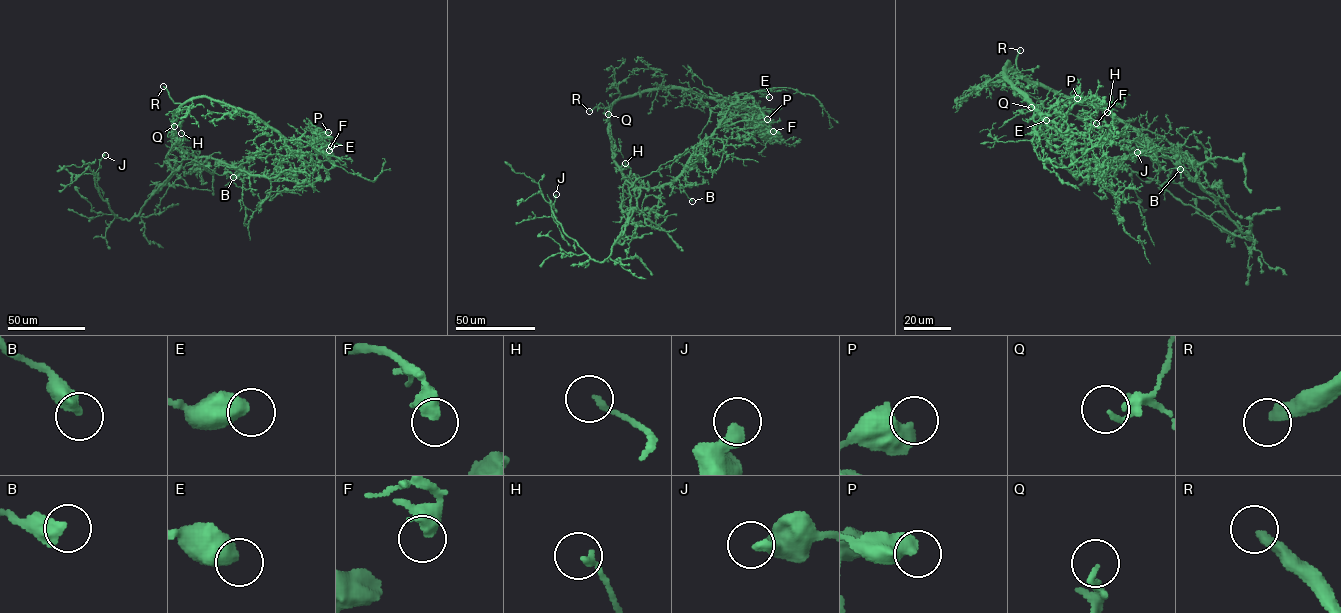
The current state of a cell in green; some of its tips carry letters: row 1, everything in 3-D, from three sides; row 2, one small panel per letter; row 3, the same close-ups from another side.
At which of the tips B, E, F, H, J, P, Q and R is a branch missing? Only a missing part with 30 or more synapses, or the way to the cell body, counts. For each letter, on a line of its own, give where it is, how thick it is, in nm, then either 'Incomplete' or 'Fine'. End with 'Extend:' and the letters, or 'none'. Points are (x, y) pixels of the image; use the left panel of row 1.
B: Place: (233, 177). Thickness 480 nm. Fine
E: Place: (331, 146). Thickness 600 nm. Fine
F: Place: (329, 150). Thickness 360 nm. Fine
H: Place: (181, 133). Thickness 190 nm. Fine
J: Place: (105, 155). Thickness 360 nm. Fine
P: Place: (328, 132). Thickness 650 nm. Fine
Q: Place: (174, 126). Thickness 160 nm. Fine
R: Place: (163, 86). Thickness 360 nm. Incomplete
Extend: R

